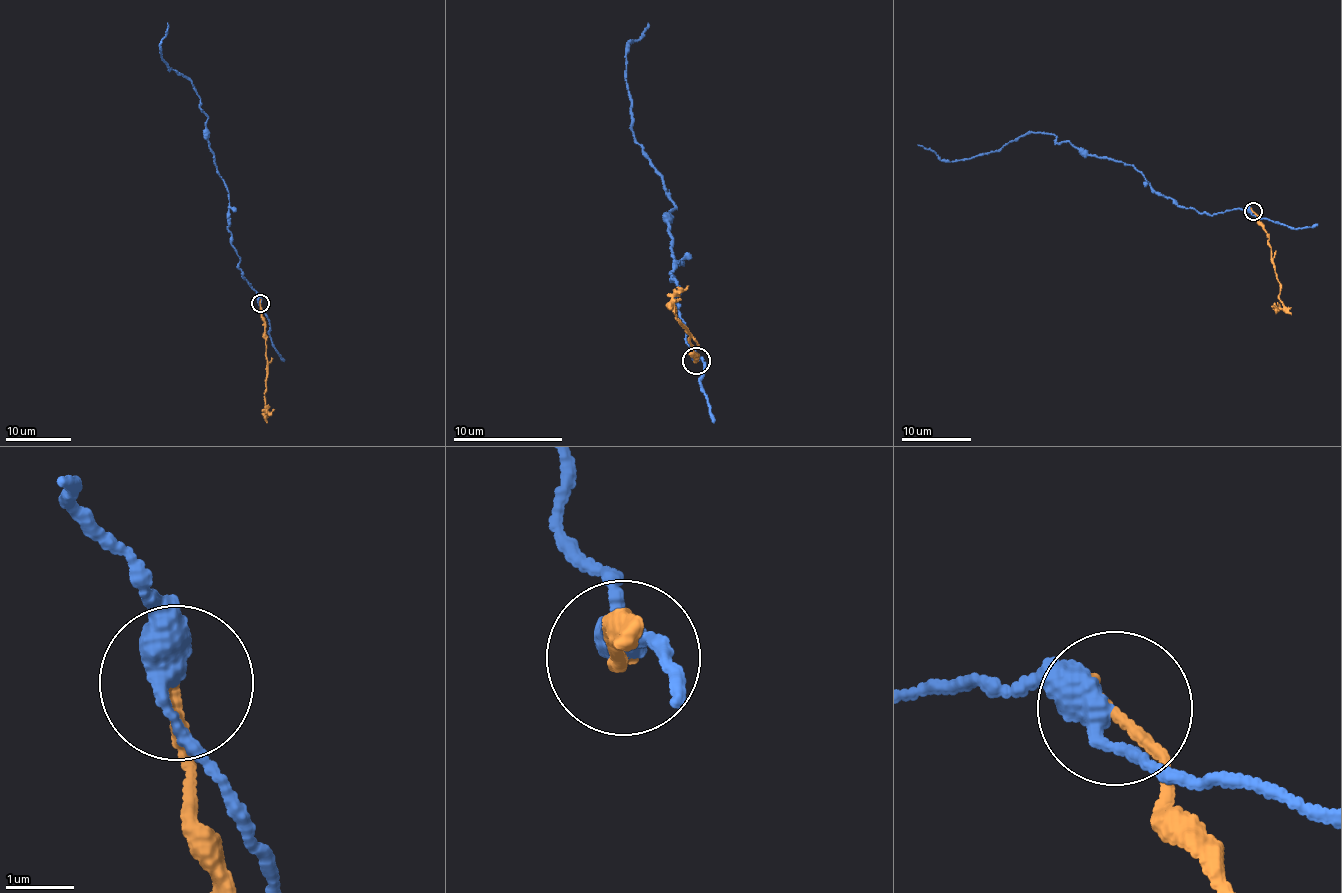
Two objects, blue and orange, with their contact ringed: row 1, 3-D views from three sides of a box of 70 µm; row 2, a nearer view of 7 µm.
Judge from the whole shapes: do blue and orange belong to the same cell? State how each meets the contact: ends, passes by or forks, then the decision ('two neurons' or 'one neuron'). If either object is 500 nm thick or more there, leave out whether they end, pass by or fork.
blue passes by | orange ends | two neurons

